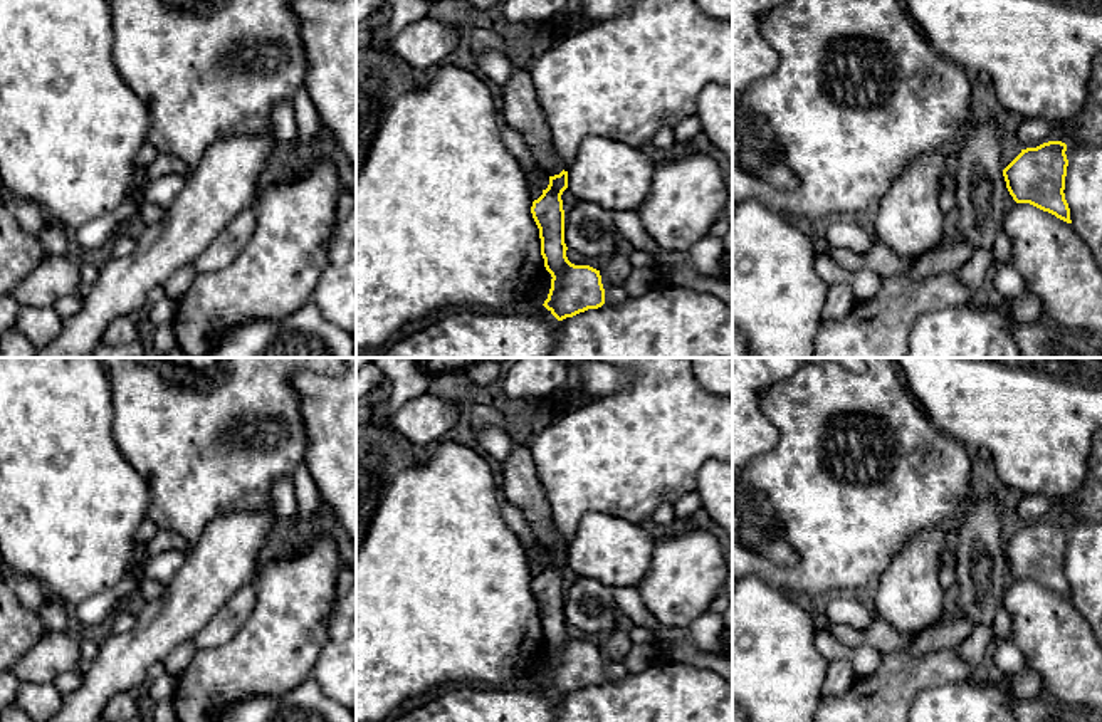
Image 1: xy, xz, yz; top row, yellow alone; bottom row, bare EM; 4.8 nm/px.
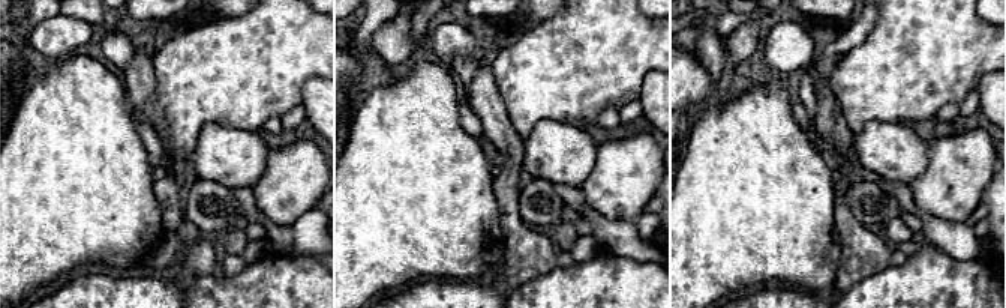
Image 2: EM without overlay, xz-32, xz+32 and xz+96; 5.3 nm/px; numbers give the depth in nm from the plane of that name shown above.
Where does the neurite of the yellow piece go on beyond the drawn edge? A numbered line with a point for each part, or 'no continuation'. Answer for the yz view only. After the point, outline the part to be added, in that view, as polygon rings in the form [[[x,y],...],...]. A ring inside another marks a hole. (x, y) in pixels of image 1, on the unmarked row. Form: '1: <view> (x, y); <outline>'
no continuation

